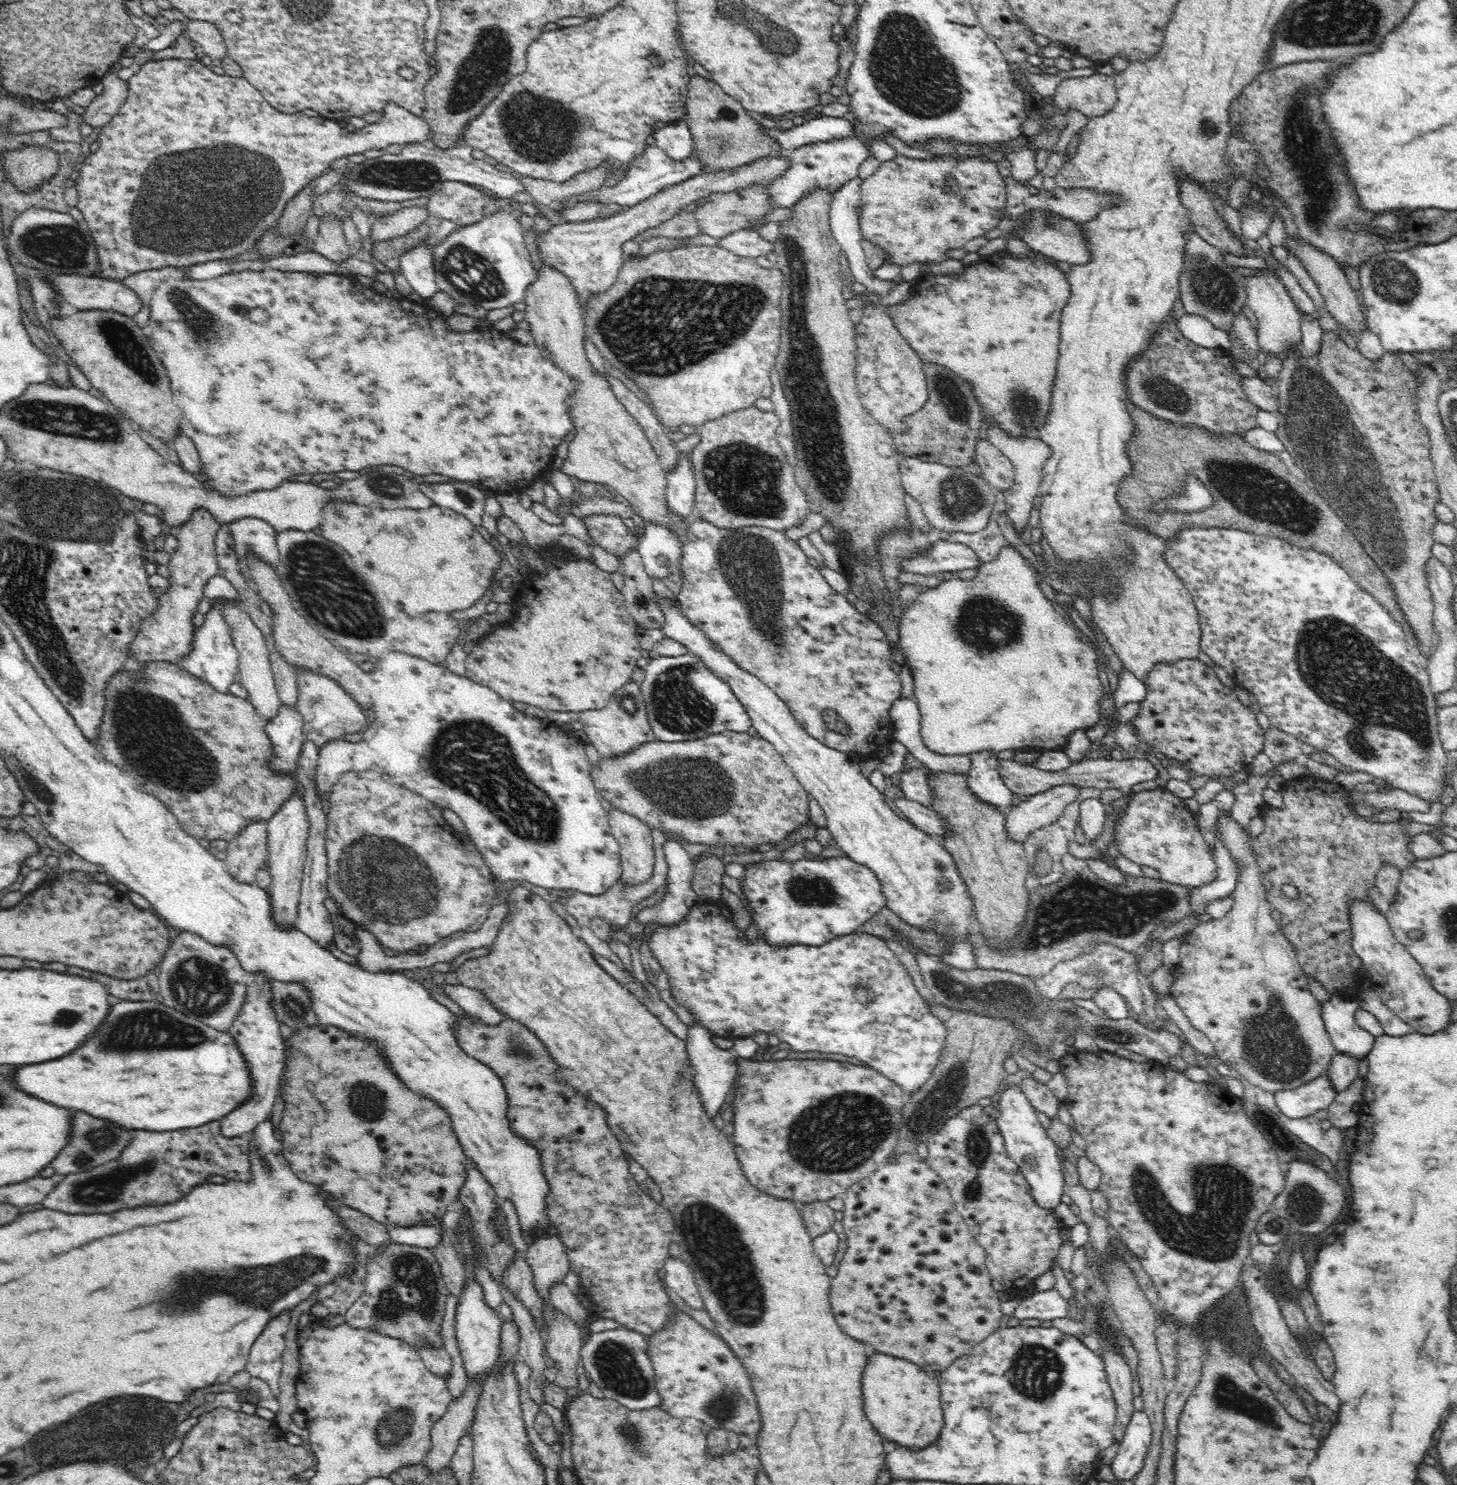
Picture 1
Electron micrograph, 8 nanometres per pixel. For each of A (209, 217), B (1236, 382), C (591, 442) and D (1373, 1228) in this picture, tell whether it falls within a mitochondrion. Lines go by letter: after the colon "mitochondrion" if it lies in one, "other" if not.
A: mitochondrion
B: other
C: mitochondrion
D: other

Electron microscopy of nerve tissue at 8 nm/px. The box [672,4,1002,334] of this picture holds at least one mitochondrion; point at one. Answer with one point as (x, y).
(907, 68)

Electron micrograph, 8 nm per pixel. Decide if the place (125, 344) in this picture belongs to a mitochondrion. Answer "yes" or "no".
yes

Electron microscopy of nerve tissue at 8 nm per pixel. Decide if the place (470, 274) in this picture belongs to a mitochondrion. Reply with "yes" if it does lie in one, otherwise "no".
yes

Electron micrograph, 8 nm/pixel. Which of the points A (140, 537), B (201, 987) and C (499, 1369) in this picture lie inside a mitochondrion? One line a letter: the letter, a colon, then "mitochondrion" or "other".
A: other
B: mitochondrion
C: other

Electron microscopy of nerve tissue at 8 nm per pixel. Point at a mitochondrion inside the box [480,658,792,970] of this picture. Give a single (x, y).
(694, 714)

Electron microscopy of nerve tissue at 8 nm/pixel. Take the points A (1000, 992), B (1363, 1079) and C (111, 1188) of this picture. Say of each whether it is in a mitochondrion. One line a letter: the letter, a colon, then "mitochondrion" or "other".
A: mitochondrion
B: other
C: mitochondrion

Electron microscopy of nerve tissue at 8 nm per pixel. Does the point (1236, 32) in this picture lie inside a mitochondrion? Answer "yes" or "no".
no

